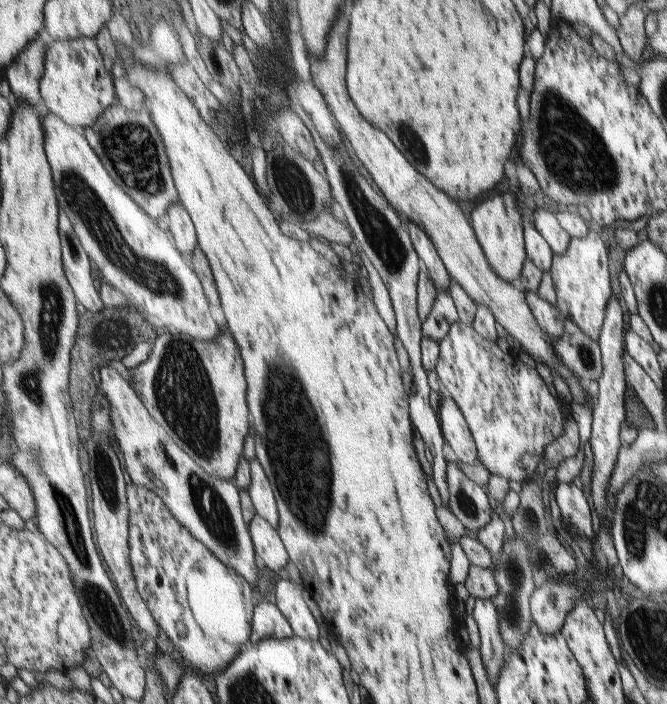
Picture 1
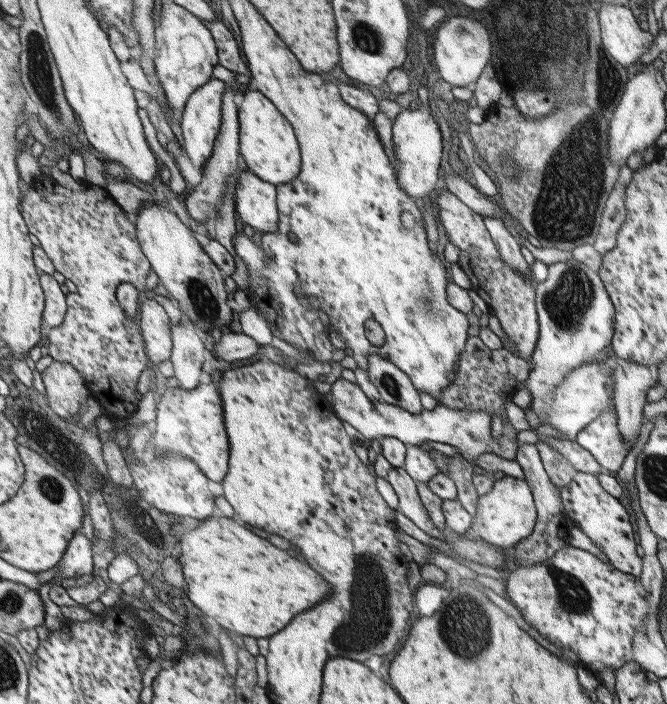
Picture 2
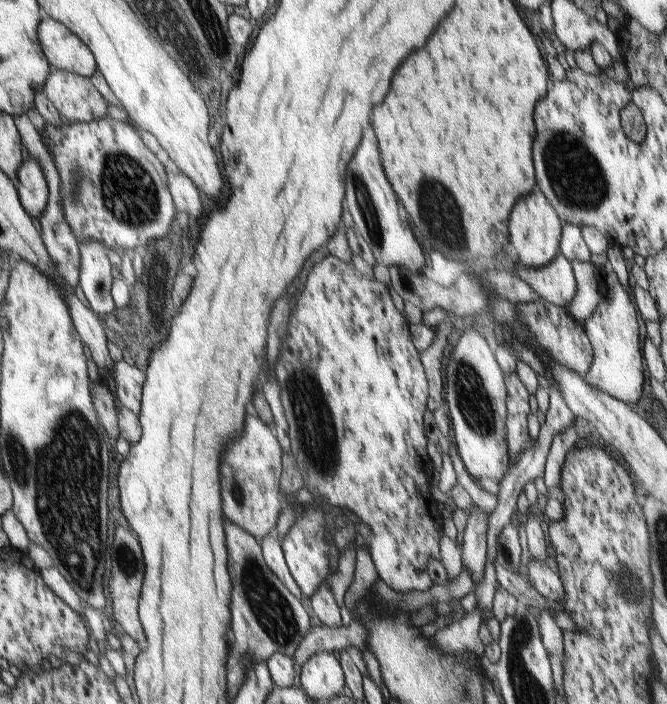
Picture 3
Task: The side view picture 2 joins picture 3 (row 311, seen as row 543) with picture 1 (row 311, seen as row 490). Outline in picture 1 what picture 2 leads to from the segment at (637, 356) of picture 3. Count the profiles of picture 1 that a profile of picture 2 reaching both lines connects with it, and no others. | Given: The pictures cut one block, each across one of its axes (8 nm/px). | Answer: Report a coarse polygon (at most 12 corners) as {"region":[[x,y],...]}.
{"region":[[598,233],[554,256],[556,306],[598,342],[613,295]]}

